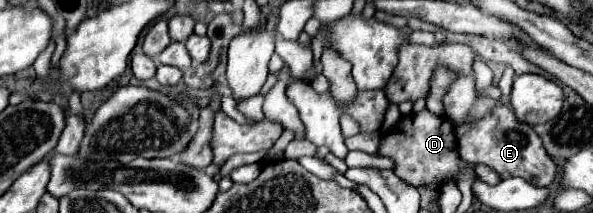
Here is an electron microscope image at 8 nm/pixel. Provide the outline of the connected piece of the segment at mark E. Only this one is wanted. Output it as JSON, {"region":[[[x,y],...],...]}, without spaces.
{"region":[[[507,105],[493,109],[491,115],[473,123],[473,129],[461,139],[459,155],[471,165],[483,163],[491,167],[495,173],[499,173],[501,179],[523,177],[523,179],[531,179],[539,187],[547,187],[557,177],[557,167],[553,159],[547,155],[547,151],[543,149],[541,139],[537,137],[533,127],[519,123],[515,115],[511,115],[511,109]]]}

